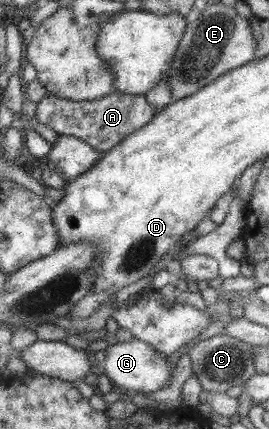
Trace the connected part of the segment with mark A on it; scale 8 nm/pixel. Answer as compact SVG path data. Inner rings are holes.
M114 90L90 101L72 101L46 95L37 103L33 121L48 127L58 136L66 135L80 139L96 152L103 154L130 133L144 127L155 113L154 107L150 107L143 95L128 95Z

